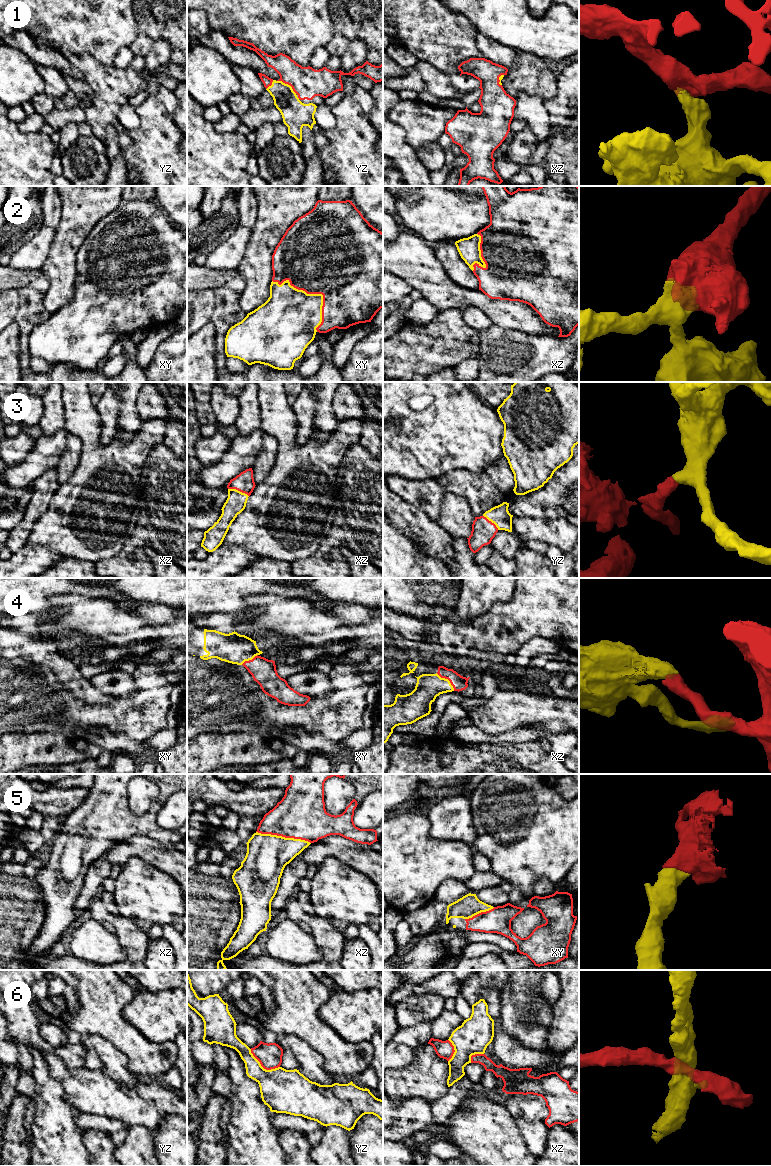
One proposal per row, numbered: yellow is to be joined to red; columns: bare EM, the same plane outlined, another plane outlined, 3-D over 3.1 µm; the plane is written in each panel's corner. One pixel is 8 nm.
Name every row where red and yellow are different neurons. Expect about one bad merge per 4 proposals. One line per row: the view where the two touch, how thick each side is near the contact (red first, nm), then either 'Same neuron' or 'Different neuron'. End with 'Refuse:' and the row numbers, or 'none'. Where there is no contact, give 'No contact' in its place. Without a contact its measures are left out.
1: Touches red in yz. Thickness 240 nm (red) against 200 nm. Same neuron
2: Touches red in xy. Thickness 500 nm (red) against 420 nm. Same neuron
3: Touches red in xz. Thickness 160 nm (red) against 160 nm. Same neuron
4: Touches red in xz. Thickness 120 nm (red) against 200 nm. Same neuron
5: Touches red in xz. Thickness 400 nm (red) against 340 nm. Same neuron
6: Touches red in yz. Thickness 190 nm (red) against 340 nm. Different neuron
Refuse: 6

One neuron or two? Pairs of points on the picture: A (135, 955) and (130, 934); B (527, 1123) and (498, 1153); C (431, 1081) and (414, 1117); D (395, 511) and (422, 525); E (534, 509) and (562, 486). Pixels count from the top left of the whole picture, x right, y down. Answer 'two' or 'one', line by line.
A: one
B: two
C: two
D: one
E: one

